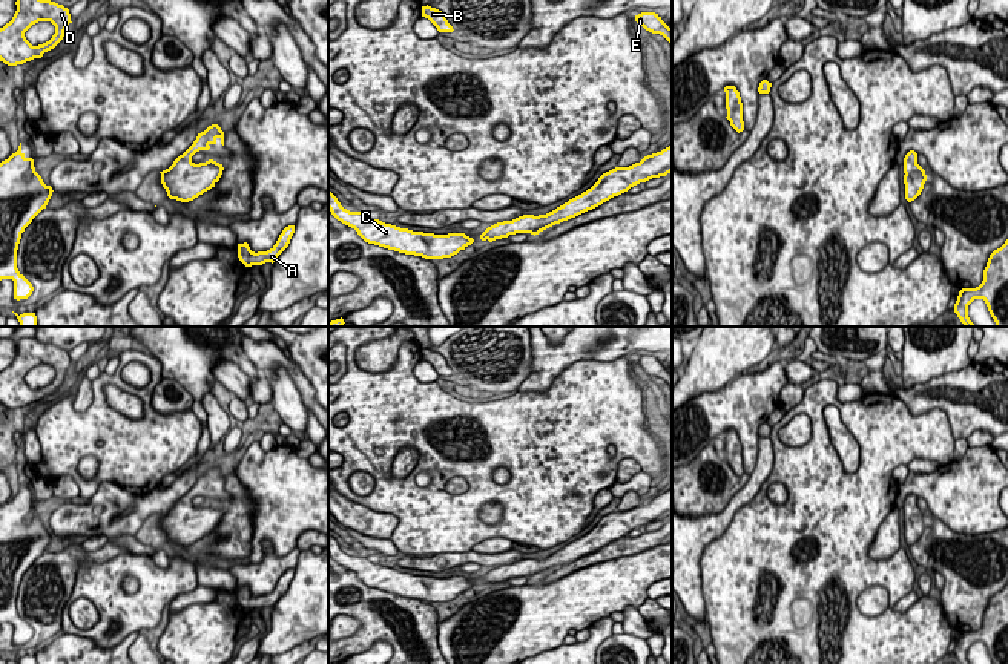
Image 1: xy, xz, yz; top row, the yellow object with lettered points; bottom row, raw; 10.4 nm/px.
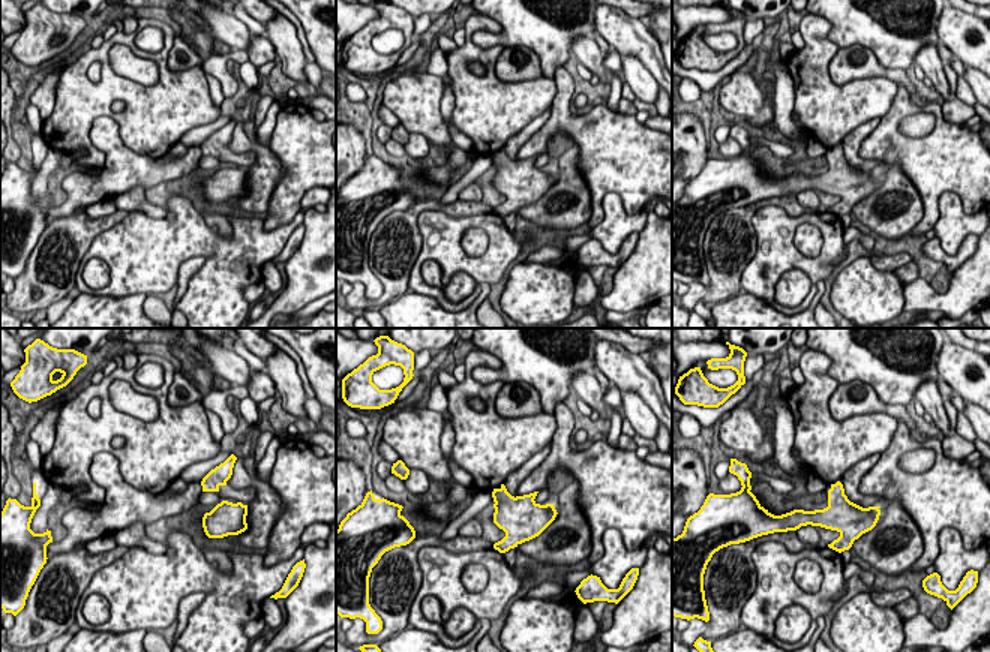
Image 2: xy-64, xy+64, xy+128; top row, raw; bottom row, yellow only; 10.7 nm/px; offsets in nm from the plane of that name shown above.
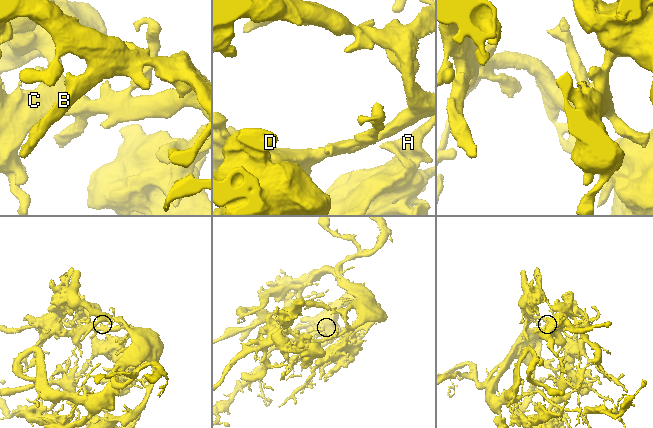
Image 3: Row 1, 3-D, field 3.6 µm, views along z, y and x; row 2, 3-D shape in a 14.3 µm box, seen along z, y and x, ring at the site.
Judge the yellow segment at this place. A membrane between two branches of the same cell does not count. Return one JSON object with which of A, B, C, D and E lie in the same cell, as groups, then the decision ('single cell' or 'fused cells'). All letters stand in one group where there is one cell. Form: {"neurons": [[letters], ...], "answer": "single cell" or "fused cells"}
{"neurons": [["A", "B", "C", "D", "E"]], "answer": "single cell"}

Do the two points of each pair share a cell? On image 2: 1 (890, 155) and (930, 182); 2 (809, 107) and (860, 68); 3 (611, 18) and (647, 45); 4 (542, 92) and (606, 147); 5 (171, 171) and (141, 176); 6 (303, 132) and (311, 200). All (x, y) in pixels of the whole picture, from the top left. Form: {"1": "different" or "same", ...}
{"1": "same", "2": "different", "3": "same", "4": "different", "5": "same", "6": "different"}

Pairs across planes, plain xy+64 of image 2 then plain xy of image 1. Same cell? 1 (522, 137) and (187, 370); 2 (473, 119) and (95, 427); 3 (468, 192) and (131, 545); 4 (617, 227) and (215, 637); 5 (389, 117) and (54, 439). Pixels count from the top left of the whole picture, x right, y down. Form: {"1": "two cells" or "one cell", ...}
{"1": "one cell", "2": "one cell", "3": "two cells", "4": "one cell", "5": "two cells"}

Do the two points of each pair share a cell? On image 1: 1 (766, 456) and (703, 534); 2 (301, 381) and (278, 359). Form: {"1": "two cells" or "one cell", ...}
{"1": "one cell", "2": "one cell"}

